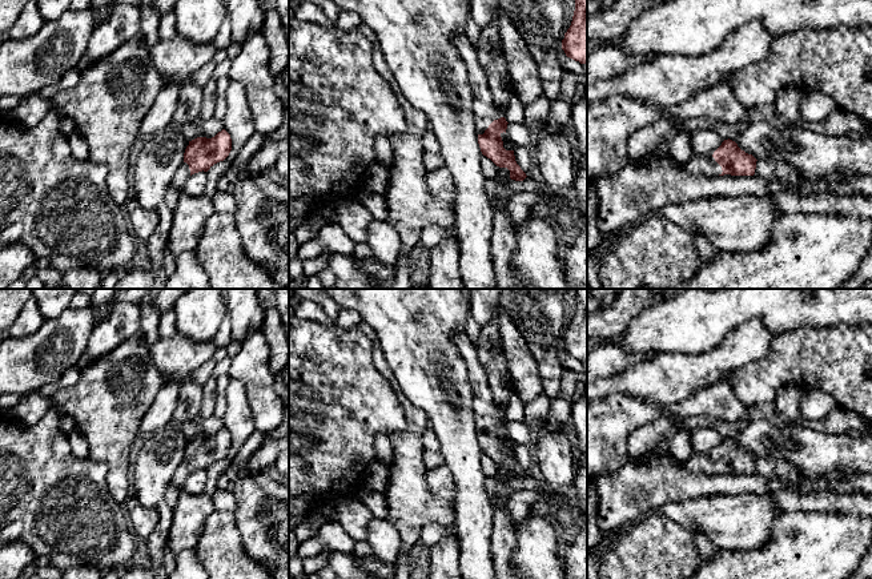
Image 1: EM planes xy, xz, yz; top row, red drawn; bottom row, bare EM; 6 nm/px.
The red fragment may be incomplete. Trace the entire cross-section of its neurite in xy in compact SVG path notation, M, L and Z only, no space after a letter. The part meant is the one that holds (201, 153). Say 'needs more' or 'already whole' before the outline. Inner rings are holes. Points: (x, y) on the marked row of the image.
needs more | M222 129L214 137L197 137L189 141L184 162L176 172L172 186L181 190L186 180L198 172L208 172L214 164L224 161L232 150L230 134Z

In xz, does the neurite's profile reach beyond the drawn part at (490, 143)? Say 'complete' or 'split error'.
split error

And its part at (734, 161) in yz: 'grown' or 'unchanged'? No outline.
grown

